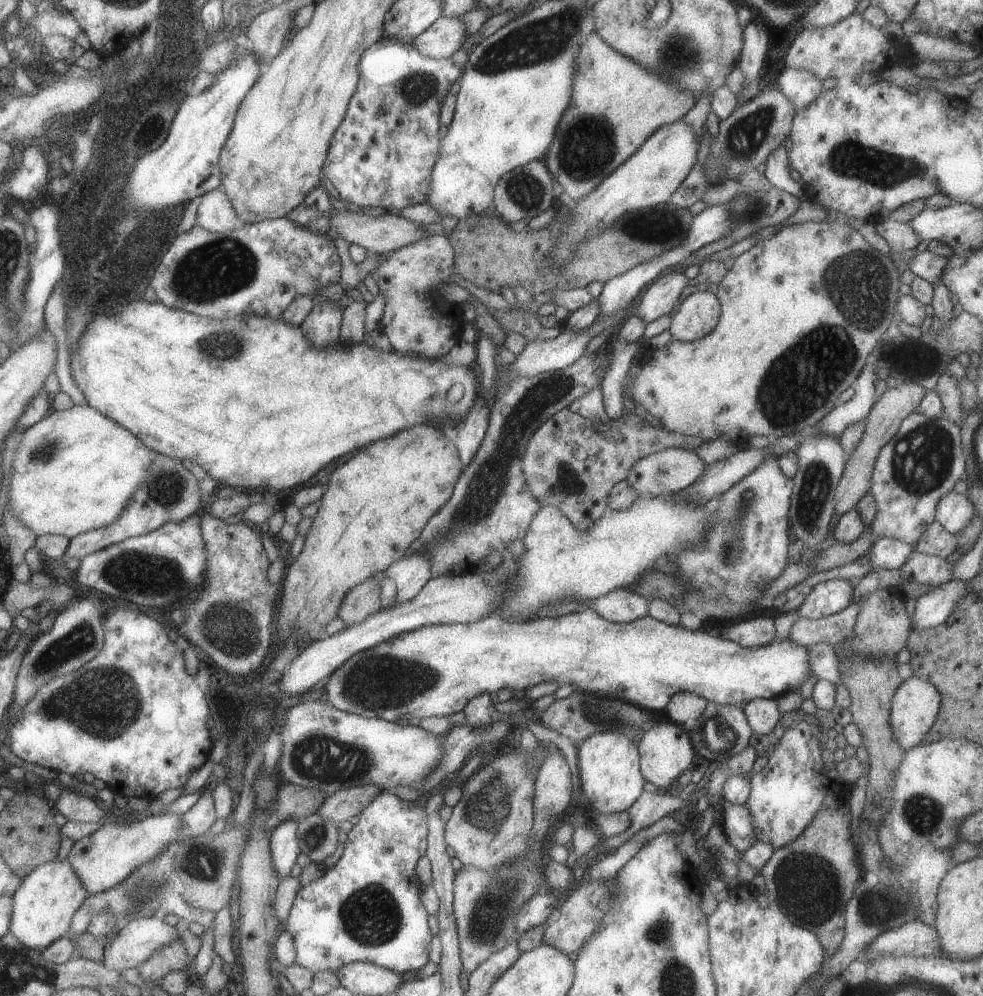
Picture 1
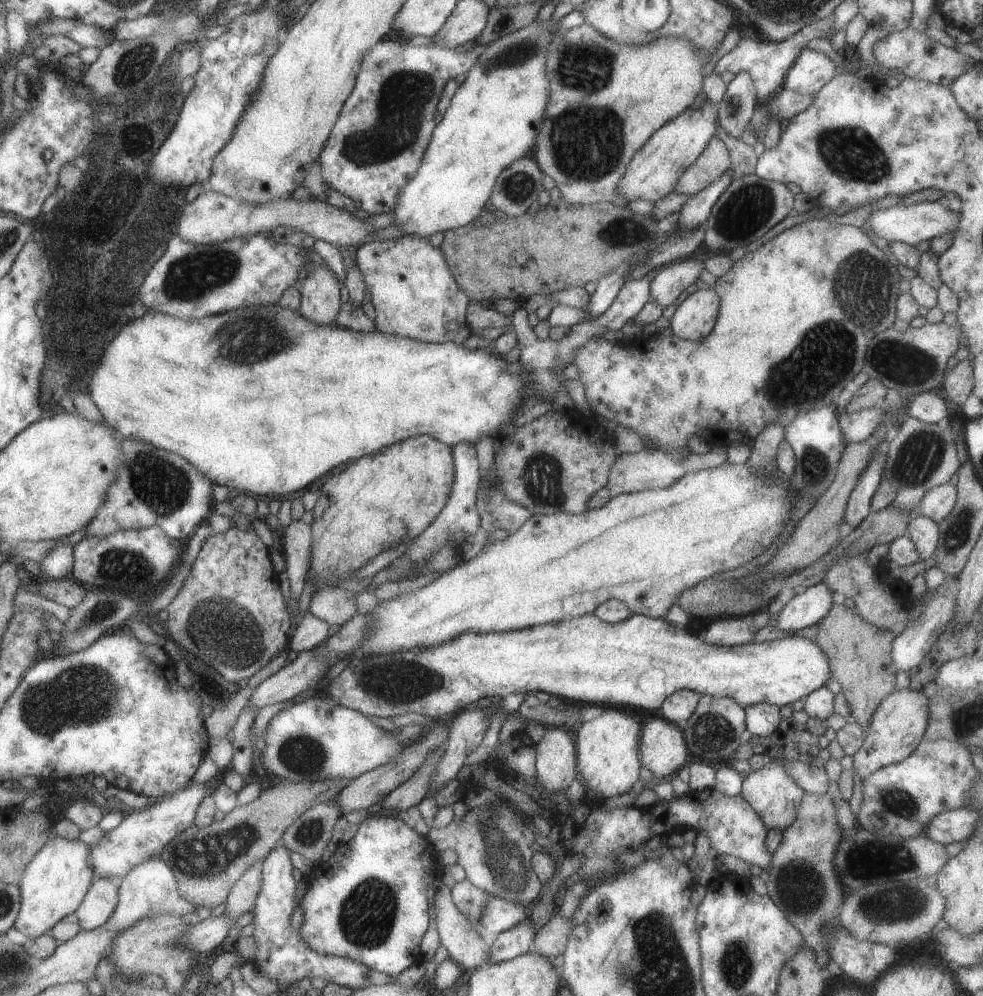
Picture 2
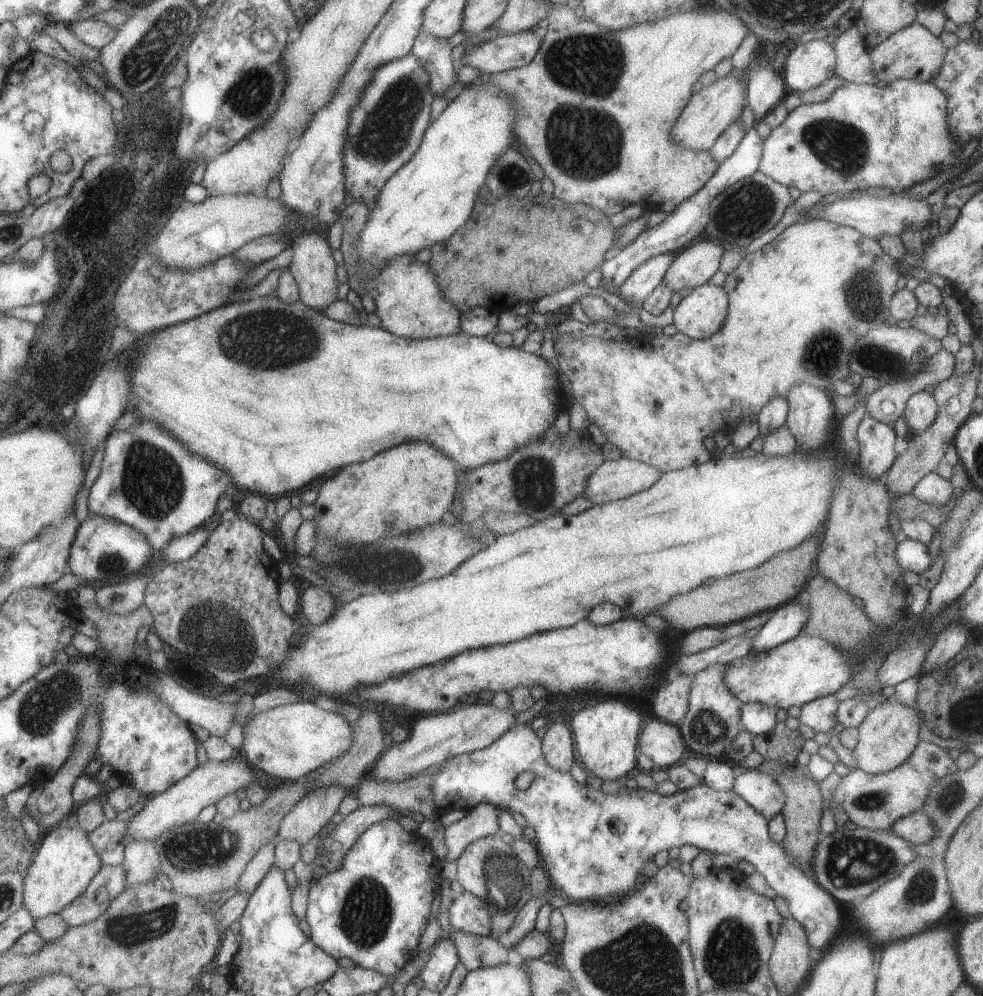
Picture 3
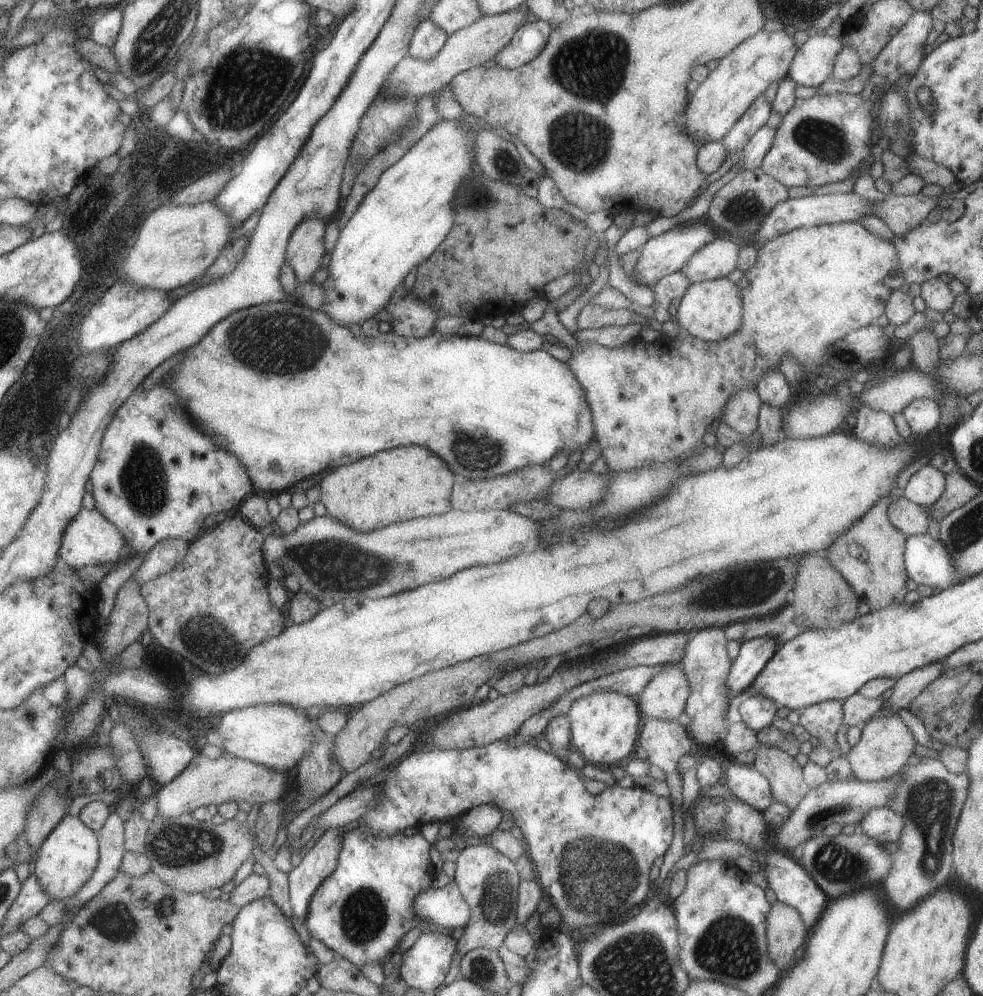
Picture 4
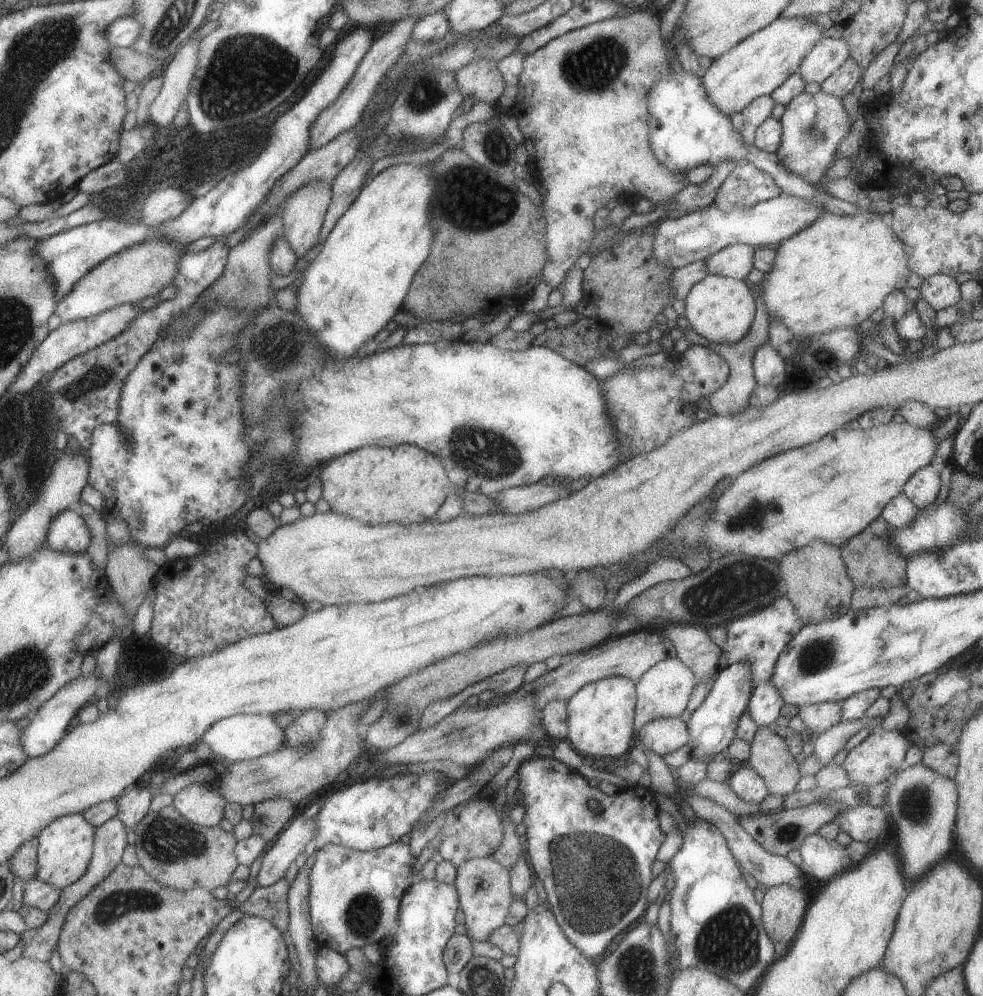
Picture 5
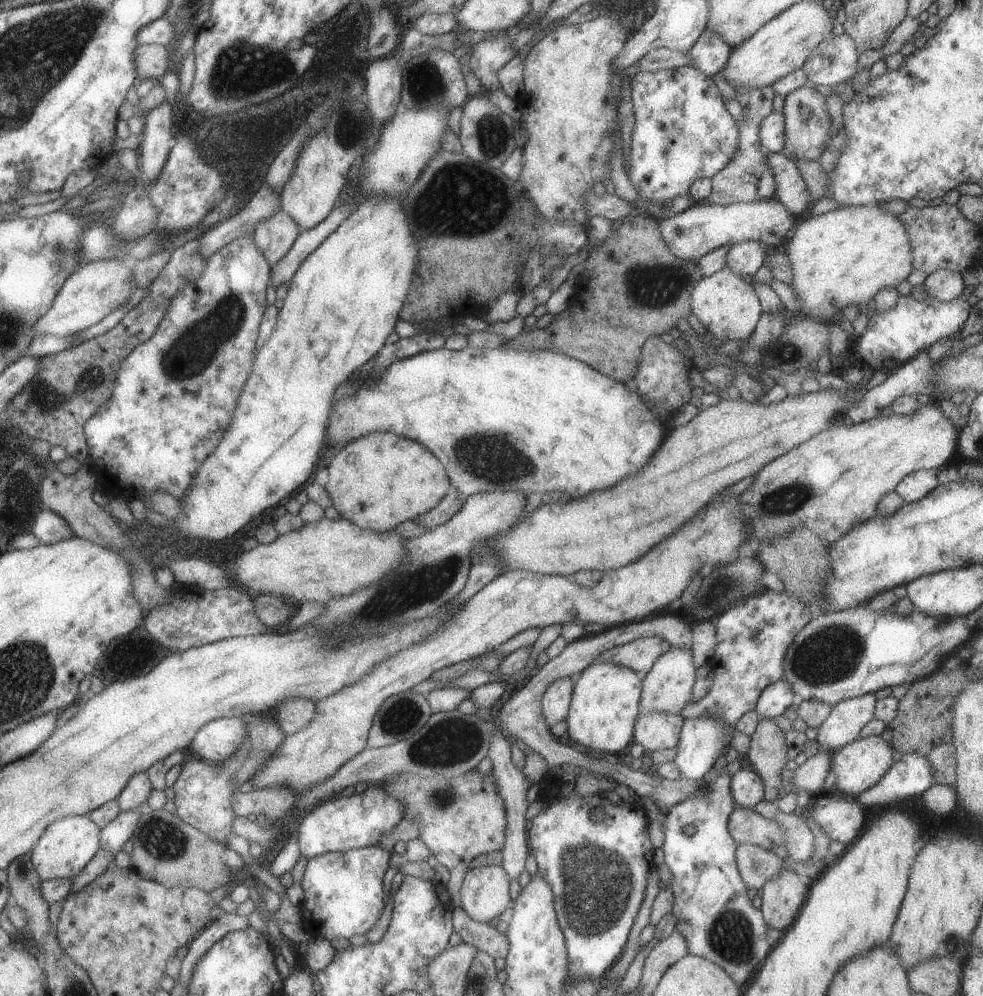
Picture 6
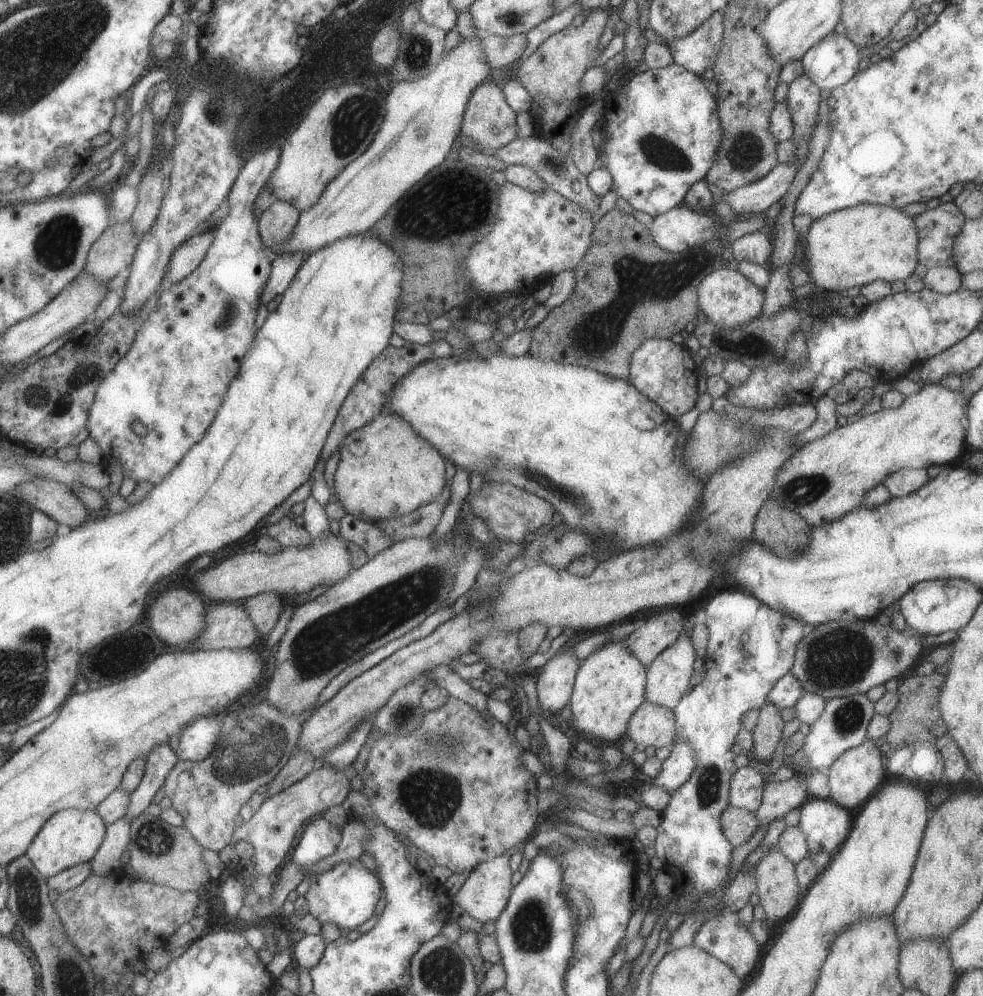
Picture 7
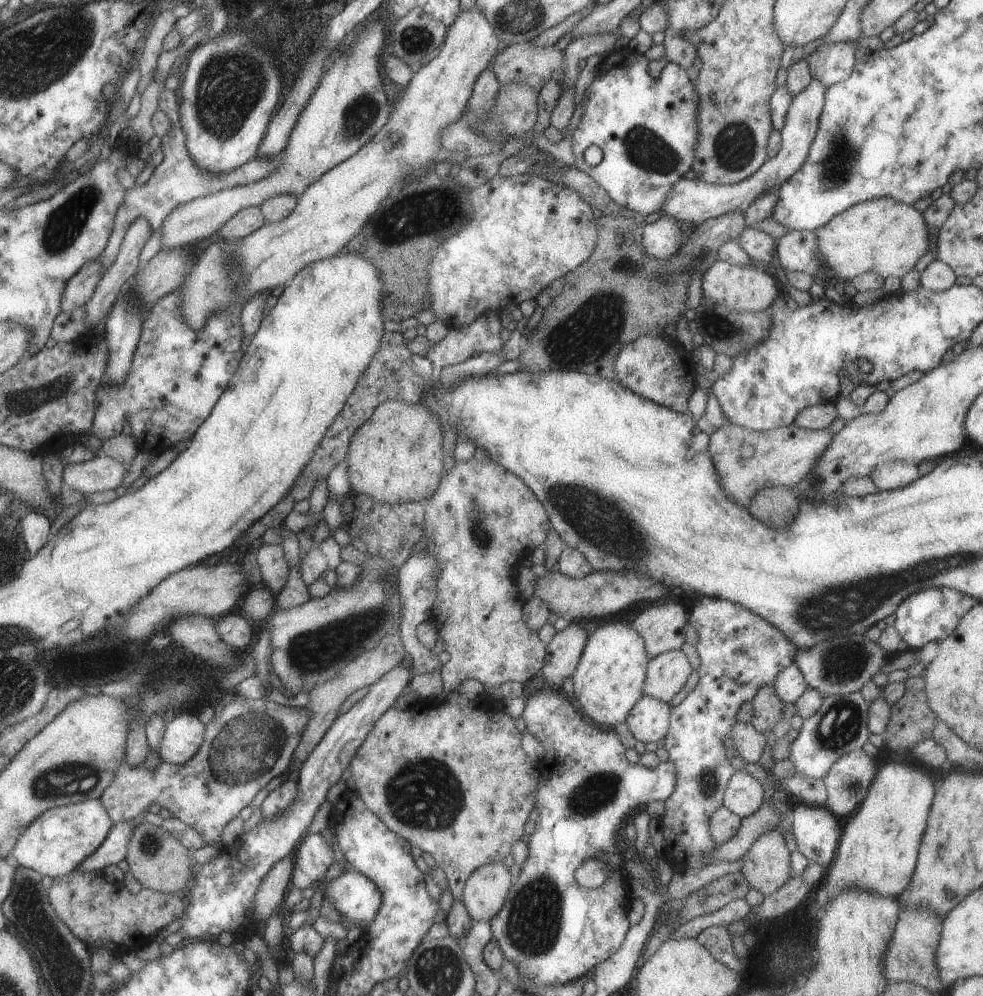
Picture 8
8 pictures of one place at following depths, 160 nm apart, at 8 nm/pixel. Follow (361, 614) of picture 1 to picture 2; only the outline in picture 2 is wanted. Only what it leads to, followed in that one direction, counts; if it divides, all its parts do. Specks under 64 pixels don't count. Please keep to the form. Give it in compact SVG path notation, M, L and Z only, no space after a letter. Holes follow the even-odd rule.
M325 587L311 594L310 605L307 612L319 620L325 621L328 626L331 626L331 624L341 626L356 614L355 610L357 610L357 605L355 605L355 593L347 591L342 587Z

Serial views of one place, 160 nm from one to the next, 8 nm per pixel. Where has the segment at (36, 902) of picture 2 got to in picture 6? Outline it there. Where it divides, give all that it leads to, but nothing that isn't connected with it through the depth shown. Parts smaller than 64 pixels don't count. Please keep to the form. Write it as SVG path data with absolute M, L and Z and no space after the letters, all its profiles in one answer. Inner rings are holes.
M90 815L70 816L48 826L48 830L31 852L32 861L40 877L44 881L73 880L78 877L101 849L101 829Z

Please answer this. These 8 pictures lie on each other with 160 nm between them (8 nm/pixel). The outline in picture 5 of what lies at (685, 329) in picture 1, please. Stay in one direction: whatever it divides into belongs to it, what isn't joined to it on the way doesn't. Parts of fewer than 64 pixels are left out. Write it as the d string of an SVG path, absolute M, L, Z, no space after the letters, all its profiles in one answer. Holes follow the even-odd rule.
M705 275L691 286L684 298L682 323L711 342L733 344L743 338L753 322L756 306L747 283L741 279Z

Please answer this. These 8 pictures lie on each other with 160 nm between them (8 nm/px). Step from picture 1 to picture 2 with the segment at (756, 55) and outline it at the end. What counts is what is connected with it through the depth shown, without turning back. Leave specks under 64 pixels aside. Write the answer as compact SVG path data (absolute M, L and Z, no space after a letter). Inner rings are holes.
M747 71L734 74L726 84L723 98L716 103L718 122L730 136L738 138L758 102L754 84Z

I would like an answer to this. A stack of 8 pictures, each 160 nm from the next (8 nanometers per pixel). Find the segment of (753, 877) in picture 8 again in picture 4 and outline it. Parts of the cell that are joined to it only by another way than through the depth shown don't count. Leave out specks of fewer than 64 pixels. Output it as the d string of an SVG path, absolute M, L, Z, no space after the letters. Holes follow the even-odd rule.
M775 902L766 916L766 943L769 960L780 975L793 964L793 954L805 942L809 932L794 908Z

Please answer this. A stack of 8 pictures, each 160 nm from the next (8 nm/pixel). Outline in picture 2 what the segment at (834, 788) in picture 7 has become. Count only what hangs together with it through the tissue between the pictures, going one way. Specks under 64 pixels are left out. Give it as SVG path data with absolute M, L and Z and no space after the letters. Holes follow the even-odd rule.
M906 687L893 691L877 705L865 730L861 748L853 755L852 769L861 779L881 767L903 760L924 738L928 721L928 700L921 691Z

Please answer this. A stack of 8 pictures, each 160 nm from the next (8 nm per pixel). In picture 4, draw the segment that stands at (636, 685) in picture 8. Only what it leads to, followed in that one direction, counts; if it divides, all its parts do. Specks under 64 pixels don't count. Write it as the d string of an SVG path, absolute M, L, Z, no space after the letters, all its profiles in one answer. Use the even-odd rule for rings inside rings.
M597 691L578 698L570 704L567 718L570 721L570 744L572 749L589 764L611 766L621 758L629 756L636 748L637 722L639 722L637 703L634 698L613 691Z

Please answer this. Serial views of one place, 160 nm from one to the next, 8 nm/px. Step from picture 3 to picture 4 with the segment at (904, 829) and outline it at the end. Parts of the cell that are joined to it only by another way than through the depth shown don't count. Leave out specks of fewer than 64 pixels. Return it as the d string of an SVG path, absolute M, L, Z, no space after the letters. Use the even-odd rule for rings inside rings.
M877 807L863 815L857 830L880 843L895 842L900 837L903 825L901 815L887 807Z

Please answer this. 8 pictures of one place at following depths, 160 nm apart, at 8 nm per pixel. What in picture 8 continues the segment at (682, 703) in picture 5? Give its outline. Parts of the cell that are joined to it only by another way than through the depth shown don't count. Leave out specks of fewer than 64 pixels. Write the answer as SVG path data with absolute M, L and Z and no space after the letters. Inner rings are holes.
M680 649L649 658L642 687L643 695L668 703L684 688L691 671L689 660Z

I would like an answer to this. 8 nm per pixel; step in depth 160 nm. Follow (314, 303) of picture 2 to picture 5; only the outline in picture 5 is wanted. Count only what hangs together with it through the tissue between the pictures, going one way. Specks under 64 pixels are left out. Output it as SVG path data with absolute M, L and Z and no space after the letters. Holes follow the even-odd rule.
M310 180L283 202L283 235L297 259L317 244L331 195L332 187L328 184Z

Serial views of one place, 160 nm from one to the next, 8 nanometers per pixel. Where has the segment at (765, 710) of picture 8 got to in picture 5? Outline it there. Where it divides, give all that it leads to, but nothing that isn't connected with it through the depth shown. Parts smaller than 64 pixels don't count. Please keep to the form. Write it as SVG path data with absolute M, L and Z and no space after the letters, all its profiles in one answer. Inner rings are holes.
M769 726L758 727L753 740L750 742L750 755L747 759L749 766L764 780L768 794L784 797L795 791L795 785L800 779L798 764L793 759L787 743Z

